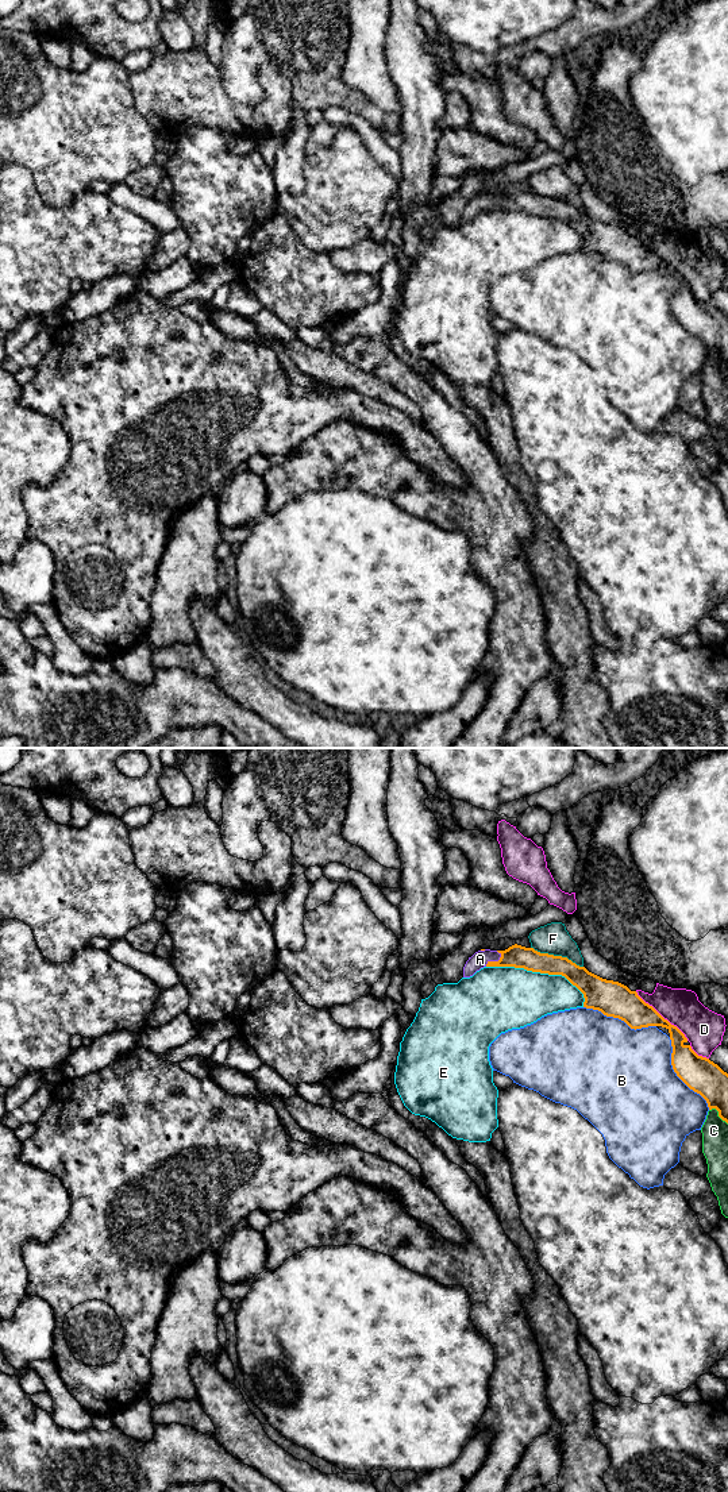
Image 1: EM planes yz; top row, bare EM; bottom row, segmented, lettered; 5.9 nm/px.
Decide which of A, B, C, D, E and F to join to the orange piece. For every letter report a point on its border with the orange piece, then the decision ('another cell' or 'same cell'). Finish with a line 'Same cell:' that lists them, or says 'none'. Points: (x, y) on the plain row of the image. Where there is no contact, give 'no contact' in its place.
A: contact yz (495, 205); same cell
B: contact yz (677, 319); another cell
C: contact yz (719, 358); another cell
D: contact yz (661, 259); another cell
E: contact yz (540, 216); another cell
F: contact yz (557, 200); another cell
Same cell: A

